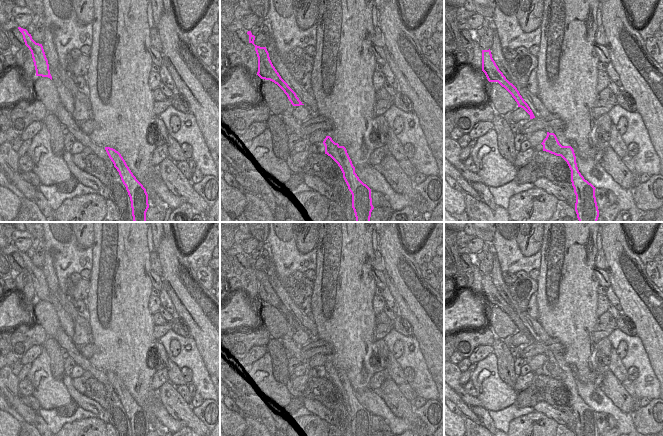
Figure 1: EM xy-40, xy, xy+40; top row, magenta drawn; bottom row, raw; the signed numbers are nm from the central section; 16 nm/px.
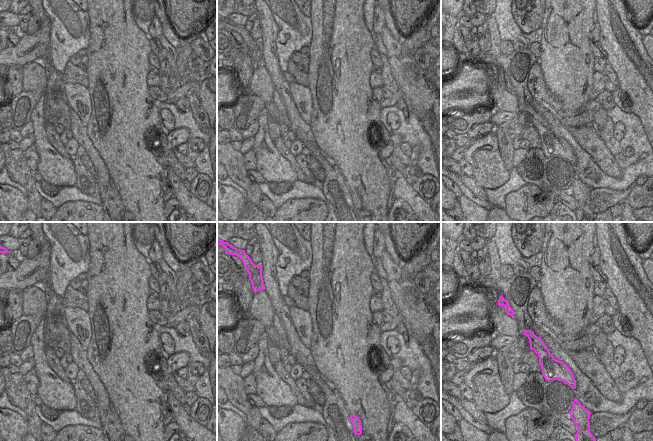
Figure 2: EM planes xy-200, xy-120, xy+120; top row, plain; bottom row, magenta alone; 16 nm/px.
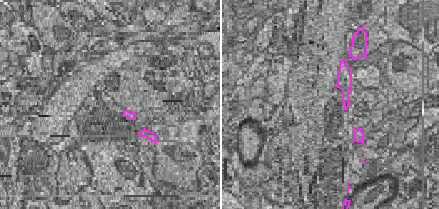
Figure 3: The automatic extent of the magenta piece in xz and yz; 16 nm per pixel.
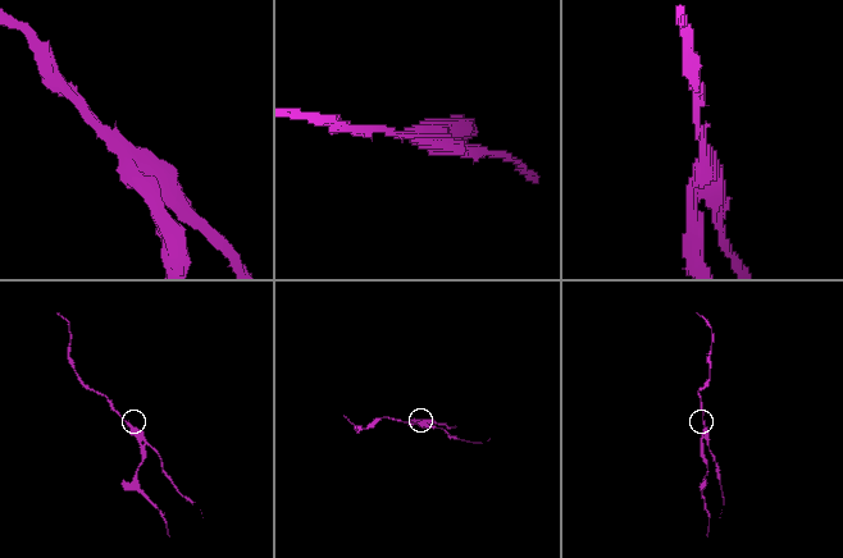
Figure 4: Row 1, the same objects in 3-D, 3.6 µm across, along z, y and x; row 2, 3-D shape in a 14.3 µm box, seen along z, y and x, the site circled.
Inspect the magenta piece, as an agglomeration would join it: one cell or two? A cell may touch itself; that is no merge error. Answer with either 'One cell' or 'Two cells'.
Two cells.

